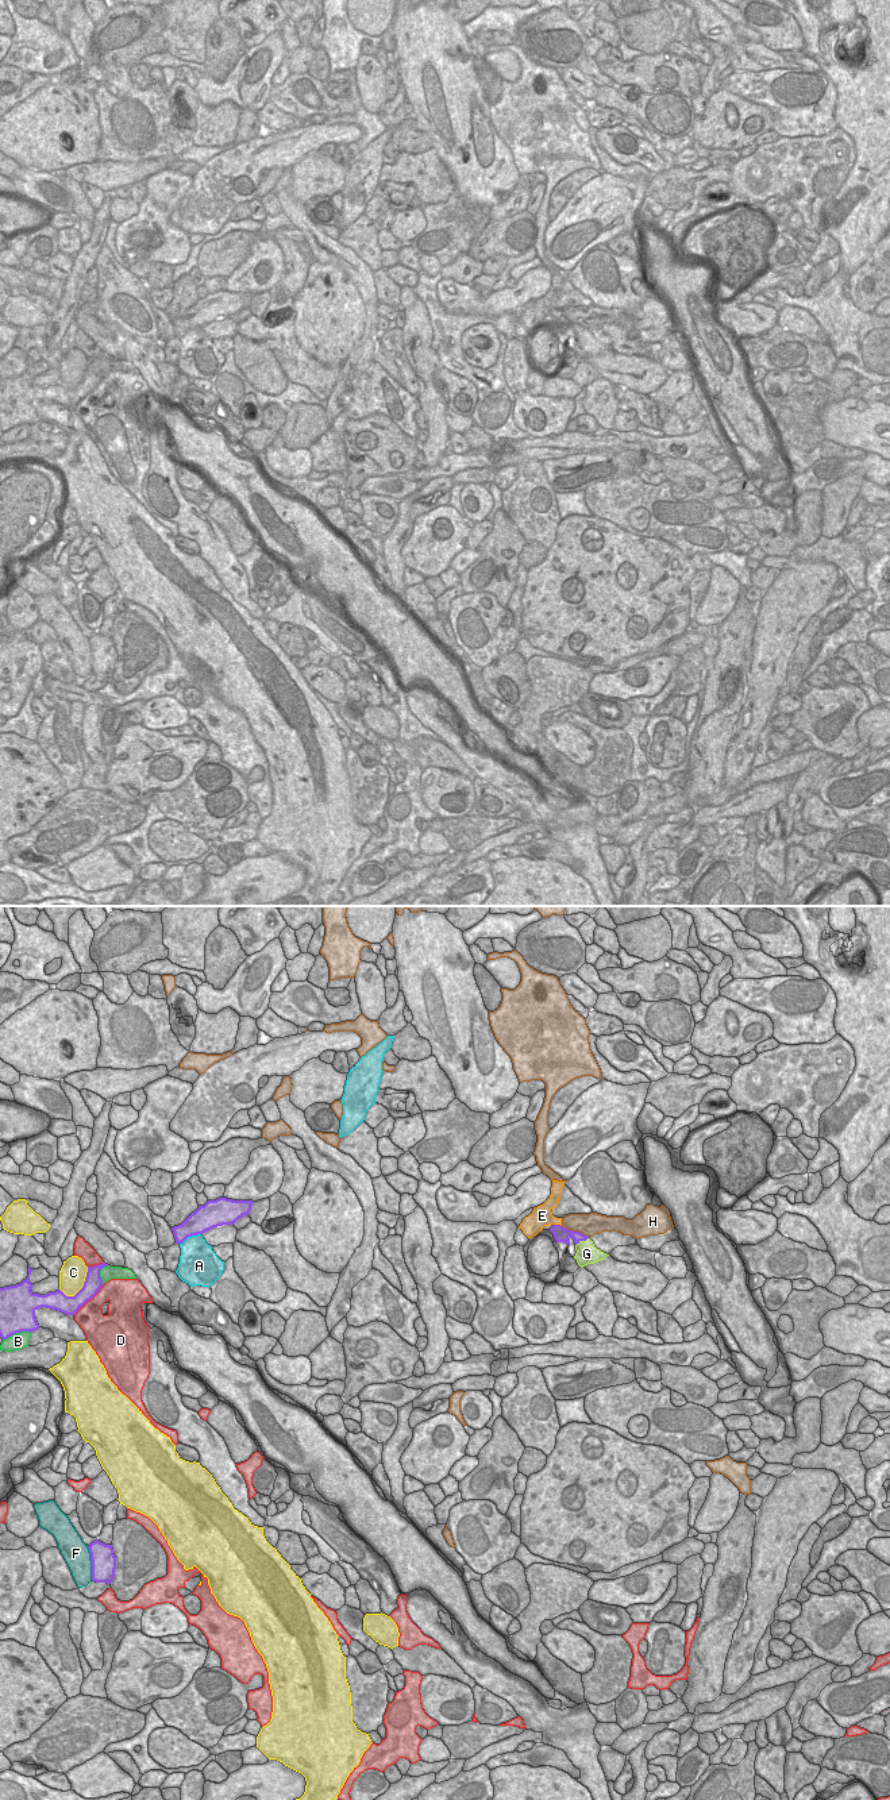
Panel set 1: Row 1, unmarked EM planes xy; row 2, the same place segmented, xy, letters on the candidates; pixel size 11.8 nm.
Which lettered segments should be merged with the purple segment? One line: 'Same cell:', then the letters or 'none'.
Same cell: G

